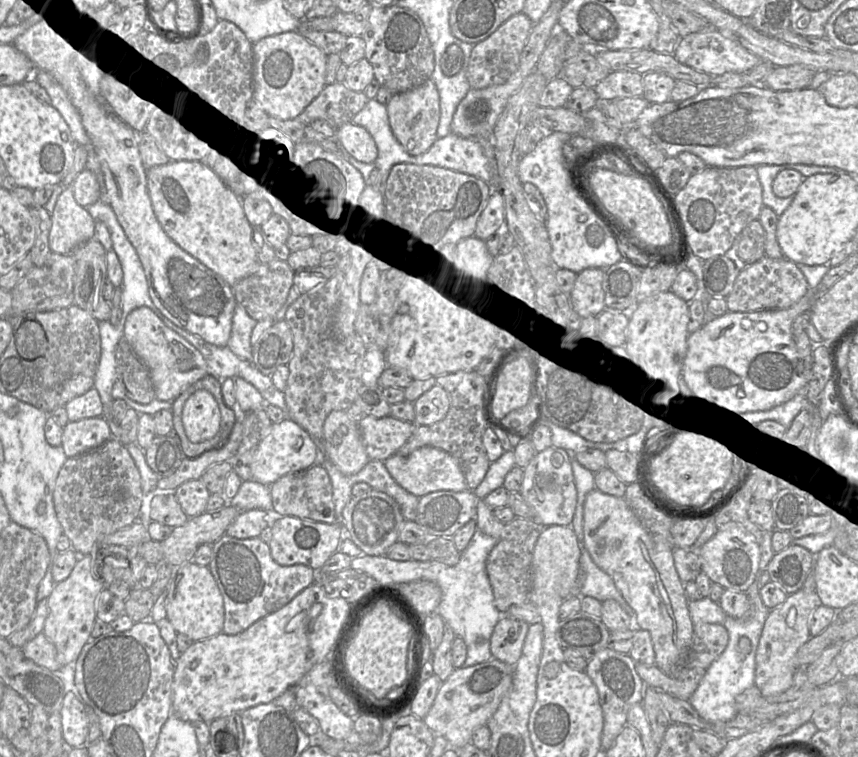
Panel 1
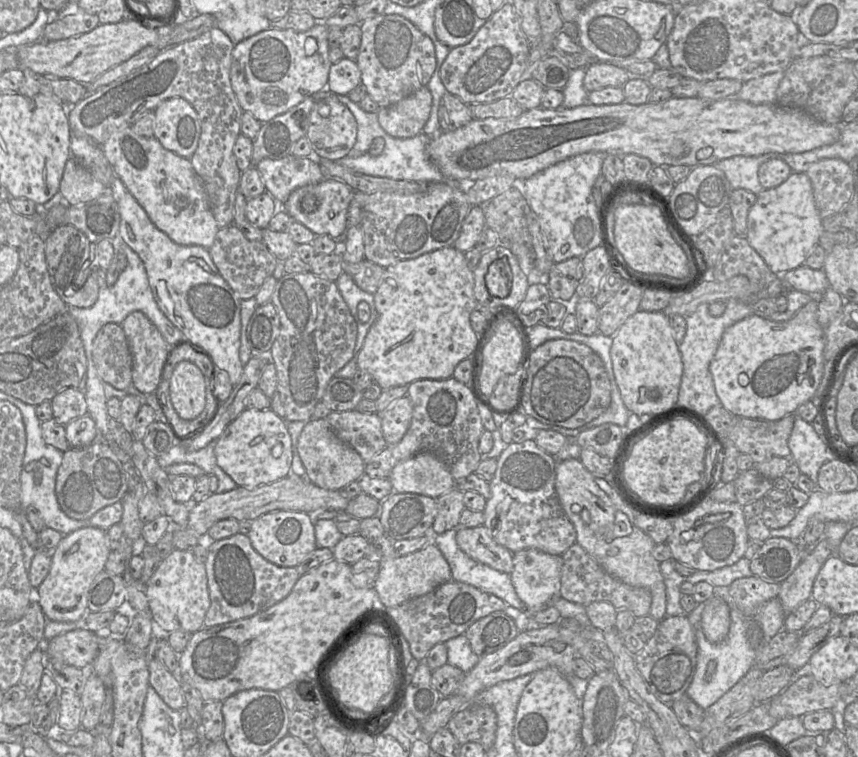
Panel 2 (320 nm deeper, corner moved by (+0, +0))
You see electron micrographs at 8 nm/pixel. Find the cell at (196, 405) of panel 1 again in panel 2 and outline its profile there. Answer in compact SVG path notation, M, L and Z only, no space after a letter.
M190 360L175 367L170 380L170 400L178 416L184 420L198 417L206 405L206 387L201 370Z

